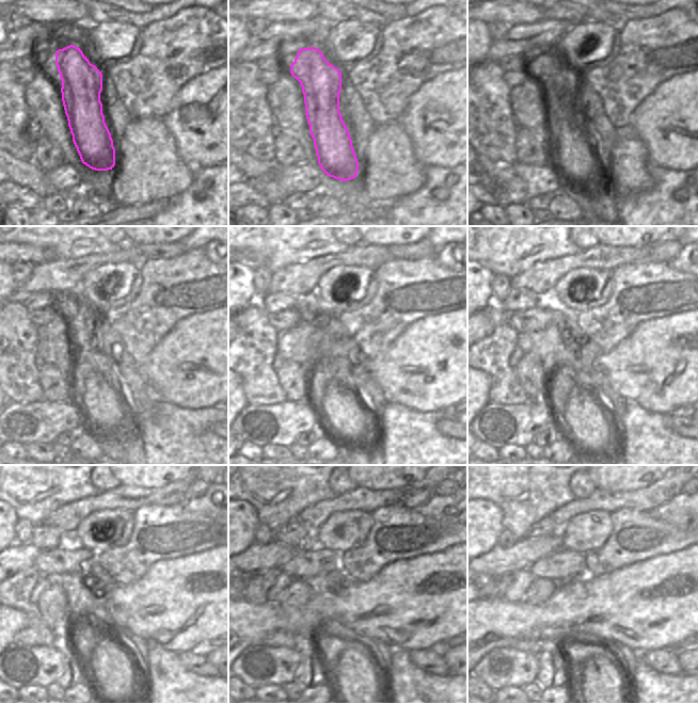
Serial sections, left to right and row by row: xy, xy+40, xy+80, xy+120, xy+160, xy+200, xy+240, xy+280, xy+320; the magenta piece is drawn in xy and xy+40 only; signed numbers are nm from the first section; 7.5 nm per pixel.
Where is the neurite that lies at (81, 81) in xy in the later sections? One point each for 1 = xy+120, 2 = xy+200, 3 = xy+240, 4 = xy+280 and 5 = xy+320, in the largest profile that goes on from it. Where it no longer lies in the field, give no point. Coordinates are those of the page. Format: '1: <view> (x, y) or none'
1: xy+120 (105, 413)
2: xy+200 (588, 425)
3: xy+240 (116, 676)
4: xy+280 (360, 682)
5: xy+320 (600, 682)

